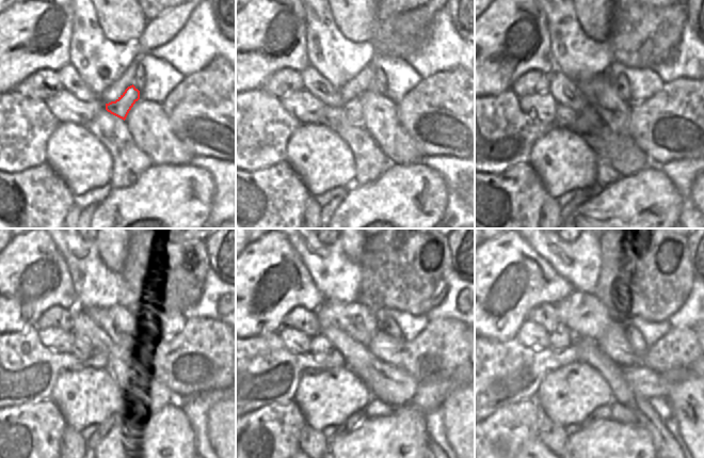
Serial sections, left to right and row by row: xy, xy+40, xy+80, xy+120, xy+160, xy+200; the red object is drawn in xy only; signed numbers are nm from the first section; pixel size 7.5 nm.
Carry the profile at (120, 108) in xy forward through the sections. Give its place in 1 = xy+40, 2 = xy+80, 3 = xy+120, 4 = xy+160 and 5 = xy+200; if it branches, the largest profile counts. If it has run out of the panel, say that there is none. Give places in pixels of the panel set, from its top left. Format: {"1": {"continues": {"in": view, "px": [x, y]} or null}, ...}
{"1": {"continues": {"in": "xy+40", "px": [353, 108]}}, "2": {"continues": {"in": "xy+80", "px": [589, 113]}}, "3": {"continues": {"in": "xy+120", "px": [18, 368]}}, "4": {"continues": {"in": "xy+160", "px": [259, 370]}}, "5": {"continues": {"in": "xy+200", "px": [496, 373]}}}

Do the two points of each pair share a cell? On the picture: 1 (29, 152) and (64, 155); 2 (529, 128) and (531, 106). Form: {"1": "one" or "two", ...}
{"1": "two", "2": "two"}

